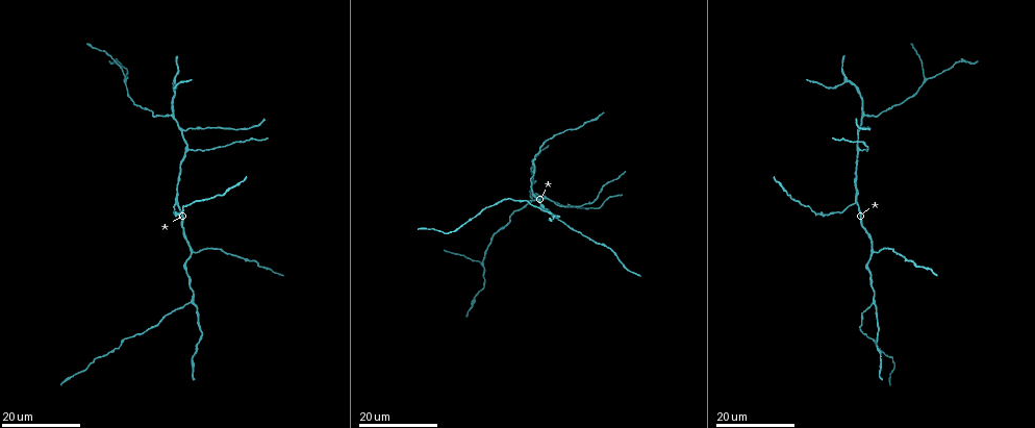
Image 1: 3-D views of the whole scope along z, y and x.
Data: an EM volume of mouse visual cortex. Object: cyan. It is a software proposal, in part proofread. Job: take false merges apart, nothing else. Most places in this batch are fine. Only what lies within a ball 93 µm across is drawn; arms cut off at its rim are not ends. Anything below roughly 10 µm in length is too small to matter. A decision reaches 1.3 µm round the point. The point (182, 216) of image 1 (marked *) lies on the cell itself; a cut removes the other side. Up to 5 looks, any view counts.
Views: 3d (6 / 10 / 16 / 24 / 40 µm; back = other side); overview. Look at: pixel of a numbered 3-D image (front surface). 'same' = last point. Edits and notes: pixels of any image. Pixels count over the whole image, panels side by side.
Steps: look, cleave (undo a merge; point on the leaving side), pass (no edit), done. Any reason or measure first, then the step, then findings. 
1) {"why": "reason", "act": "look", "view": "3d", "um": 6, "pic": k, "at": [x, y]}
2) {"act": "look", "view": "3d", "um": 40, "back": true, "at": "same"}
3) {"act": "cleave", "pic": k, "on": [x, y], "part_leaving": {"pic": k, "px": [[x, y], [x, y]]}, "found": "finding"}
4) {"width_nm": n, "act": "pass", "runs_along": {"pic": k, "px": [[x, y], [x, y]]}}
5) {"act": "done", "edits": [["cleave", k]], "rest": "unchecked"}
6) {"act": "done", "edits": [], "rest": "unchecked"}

{"act": "look", "view": "3d", "um": 16, "pic": 1, "at": [546, 198]}

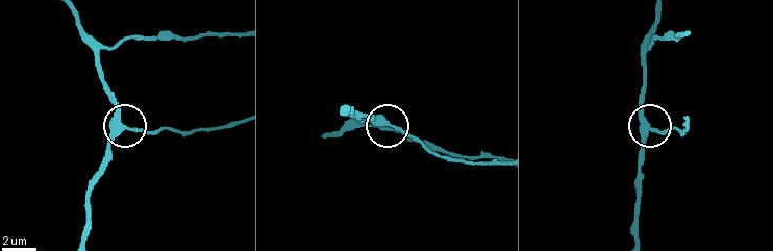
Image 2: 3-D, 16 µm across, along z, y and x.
{"act": "look", "view": "3d", "um": 6, "pic": 2, "at": [384, 121]}

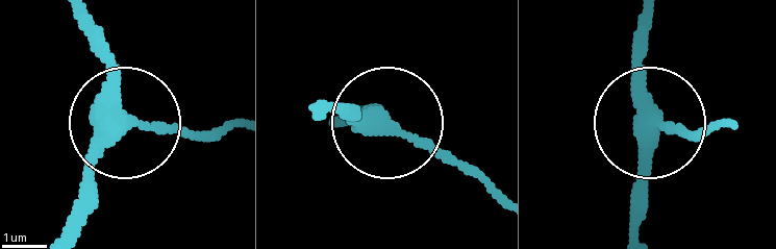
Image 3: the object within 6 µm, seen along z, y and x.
{"width_nm": 330, "act": "pass", "runs_along": {"pic": 3, "px": [[61, 231], [92, 153], [122, 123], [233, 131]]}, "found": "continuous, no second cell"}

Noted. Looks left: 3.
{"why": "three-way junction", "act": "look", "view": "3d", "um": 16, "pic": 1, "at": [864, 116]}

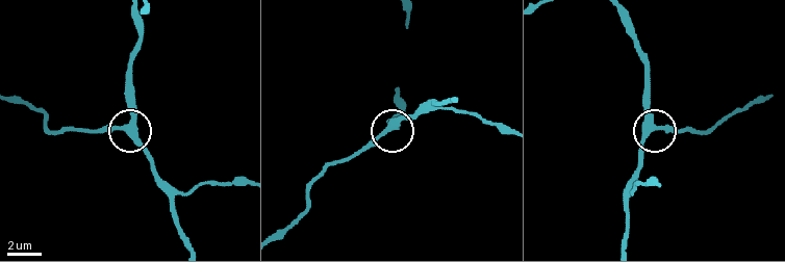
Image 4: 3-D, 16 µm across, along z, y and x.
{"why": "closer look", "act": "look", "view": "3d", "um": 6, "pic": 4, "at": [387, 130]}

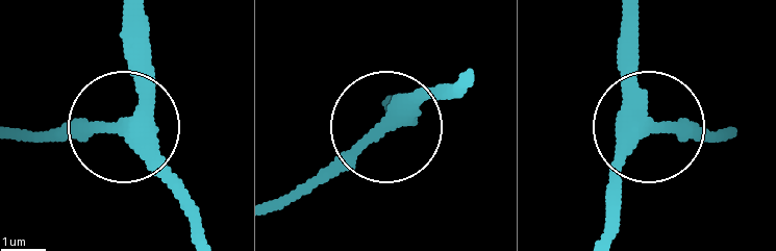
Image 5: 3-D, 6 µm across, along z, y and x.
{"act": "pass", "runs_along": {"pic": 5, "px": [[204, 233], [193, 199], [129, 121], [145, 88], [145, 20]]}, "found": "all the same cell"}

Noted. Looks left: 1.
{"act": "done", "edits": [], "rest": "unchecked"}

